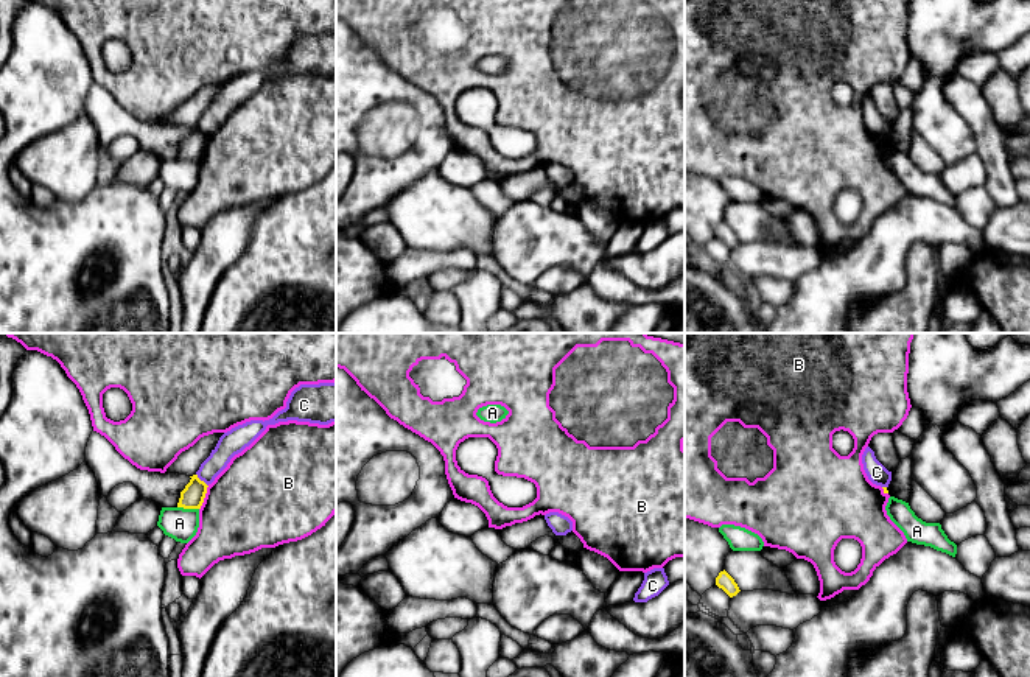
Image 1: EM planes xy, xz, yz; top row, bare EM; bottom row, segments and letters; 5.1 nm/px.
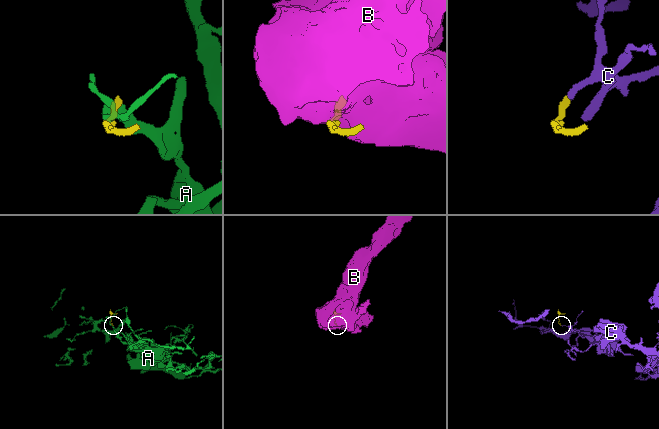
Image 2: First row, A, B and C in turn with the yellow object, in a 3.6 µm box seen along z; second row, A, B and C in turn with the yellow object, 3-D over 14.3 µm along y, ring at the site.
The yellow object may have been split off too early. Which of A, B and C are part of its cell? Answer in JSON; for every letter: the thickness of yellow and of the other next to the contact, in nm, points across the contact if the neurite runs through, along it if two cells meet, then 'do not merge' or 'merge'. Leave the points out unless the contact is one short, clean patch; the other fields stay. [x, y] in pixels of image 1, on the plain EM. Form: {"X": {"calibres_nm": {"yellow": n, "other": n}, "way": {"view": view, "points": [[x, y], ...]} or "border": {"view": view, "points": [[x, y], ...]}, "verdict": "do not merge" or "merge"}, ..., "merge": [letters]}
{"A": {"calibres_nm": {"yellow": 120, "other": 170}, "verdict": "do not merge"}, "B": {"calibres_nm": {"yellow": 120, "other": 460}, "verdict": "do not merge"}, "C": {"calibres_nm": {"yellow": 120, "other": 120}, "border": {"view": "xy", "points": [[196, 125], [207, 137]]}, "verdict": "do not merge"}, "merge": []}

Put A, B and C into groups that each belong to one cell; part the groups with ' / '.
A / B / C

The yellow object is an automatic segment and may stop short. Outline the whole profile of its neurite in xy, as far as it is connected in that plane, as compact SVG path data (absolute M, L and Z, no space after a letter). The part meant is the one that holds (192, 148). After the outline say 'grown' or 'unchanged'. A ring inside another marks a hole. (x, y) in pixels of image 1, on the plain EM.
M193 126L190 129L190 134L180 143L177 159L201 160L208 137L204 132L201 132L198 126Z; unchanged

